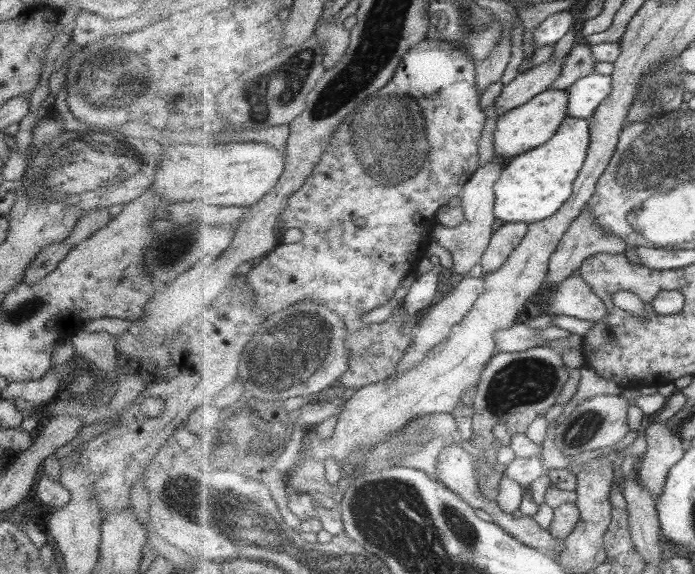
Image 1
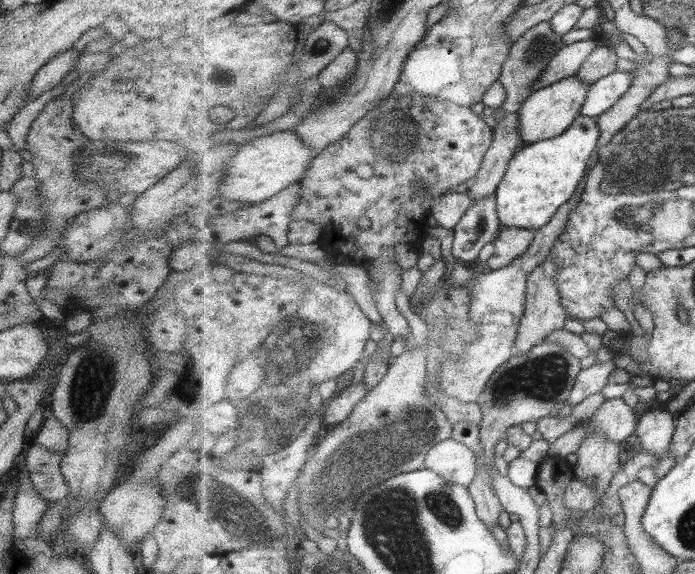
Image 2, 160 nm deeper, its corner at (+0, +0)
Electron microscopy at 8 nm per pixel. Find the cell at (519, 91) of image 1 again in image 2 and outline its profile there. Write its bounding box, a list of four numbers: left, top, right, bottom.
[533,39,599,92]

